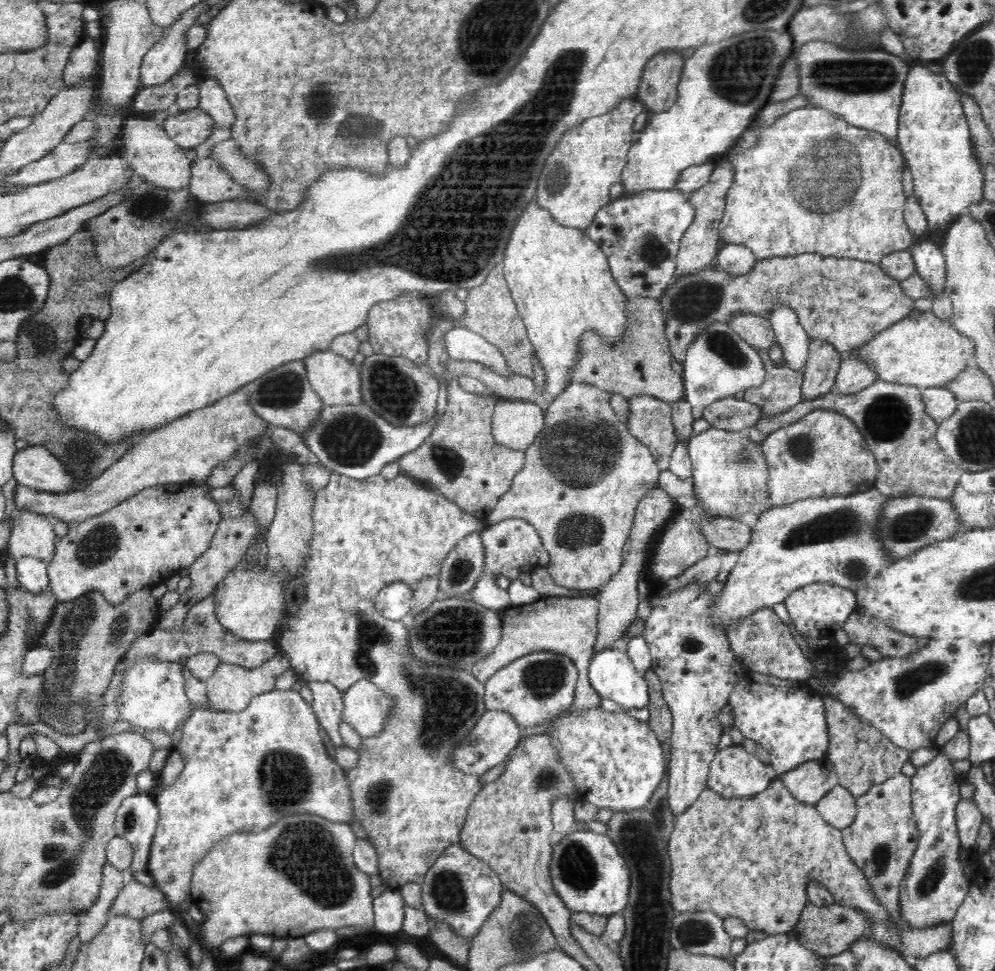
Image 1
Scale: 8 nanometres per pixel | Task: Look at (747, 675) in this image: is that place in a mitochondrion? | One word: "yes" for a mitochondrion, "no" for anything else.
no

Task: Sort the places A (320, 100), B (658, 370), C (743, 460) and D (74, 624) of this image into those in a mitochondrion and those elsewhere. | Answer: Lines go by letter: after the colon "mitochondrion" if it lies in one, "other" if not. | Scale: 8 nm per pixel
A: mitochondrion
B: other
C: mitochondrion
D: mitochondrion

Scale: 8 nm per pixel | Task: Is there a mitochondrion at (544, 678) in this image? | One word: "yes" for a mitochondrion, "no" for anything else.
yes

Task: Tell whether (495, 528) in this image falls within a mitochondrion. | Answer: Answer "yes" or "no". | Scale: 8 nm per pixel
no

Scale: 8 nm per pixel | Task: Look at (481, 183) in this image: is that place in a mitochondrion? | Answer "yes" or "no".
yes

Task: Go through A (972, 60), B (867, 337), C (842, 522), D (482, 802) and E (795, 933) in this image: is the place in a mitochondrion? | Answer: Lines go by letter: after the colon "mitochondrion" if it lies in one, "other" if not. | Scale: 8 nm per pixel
A: mitochondrion
B: other
C: mitochondrion
D: other
E: other

